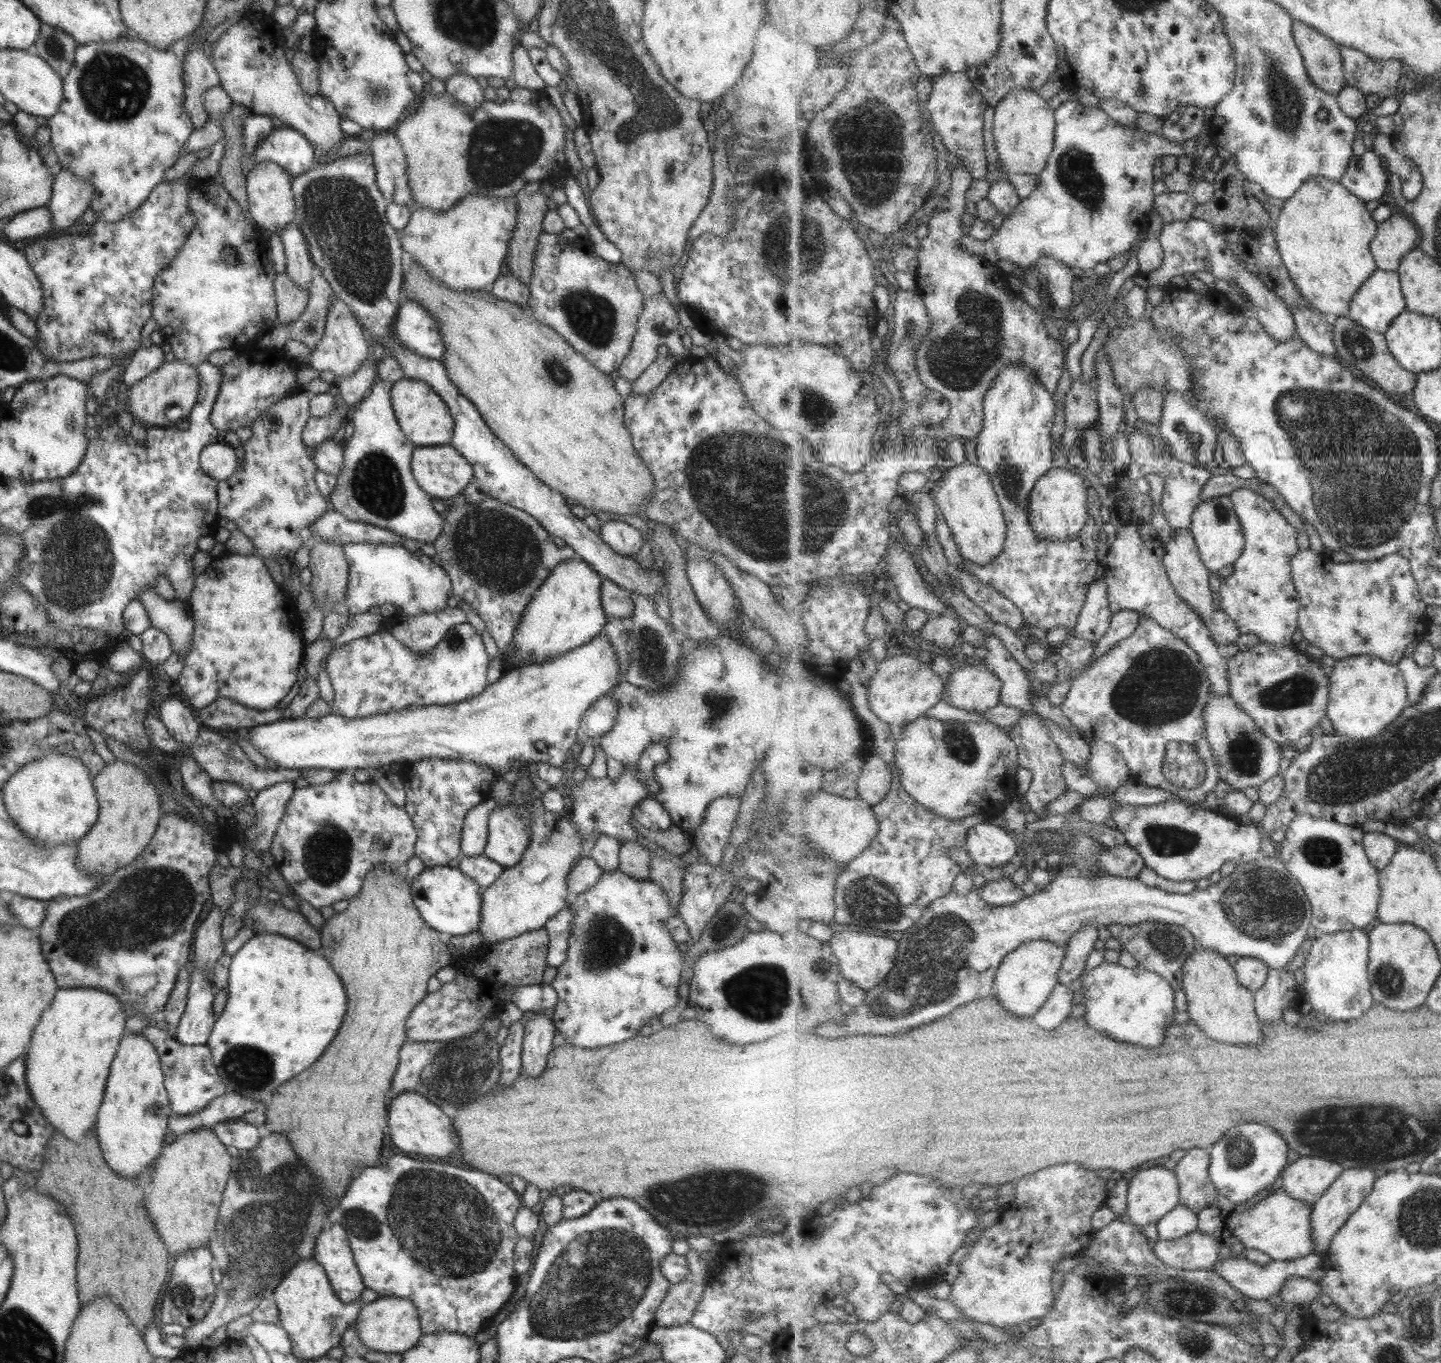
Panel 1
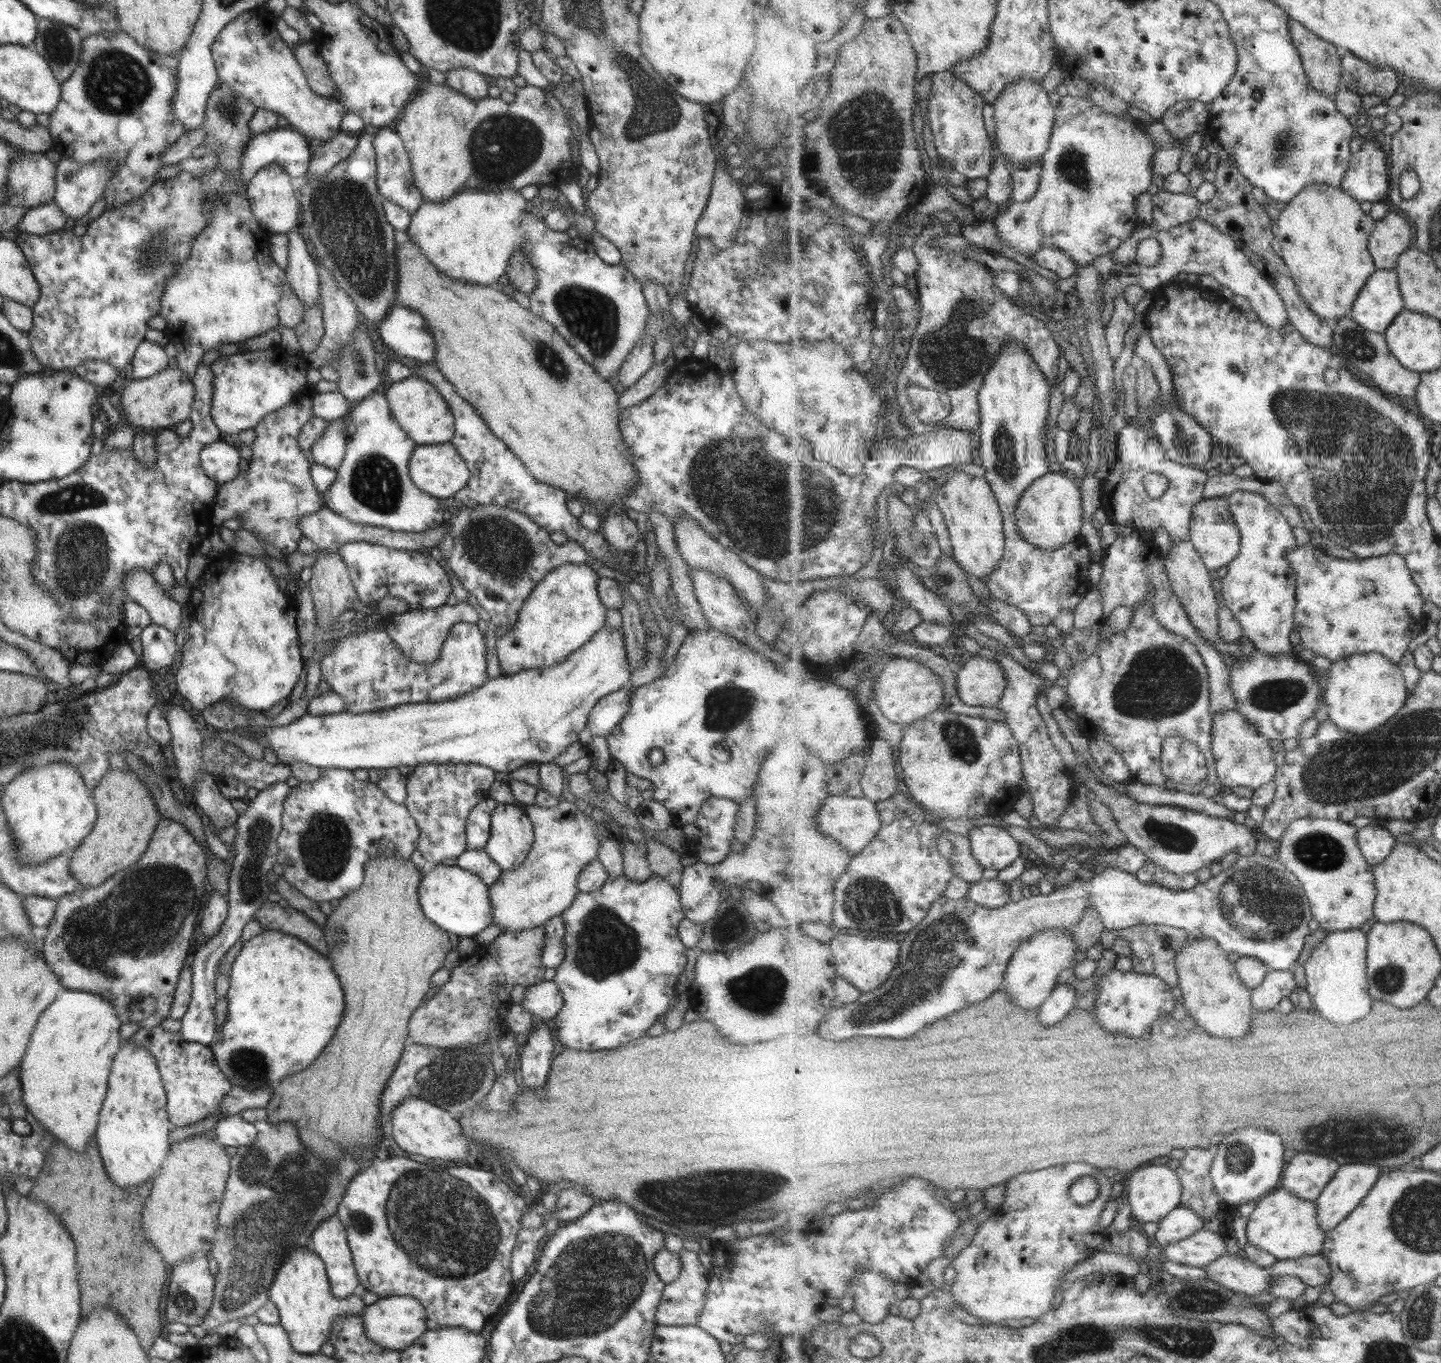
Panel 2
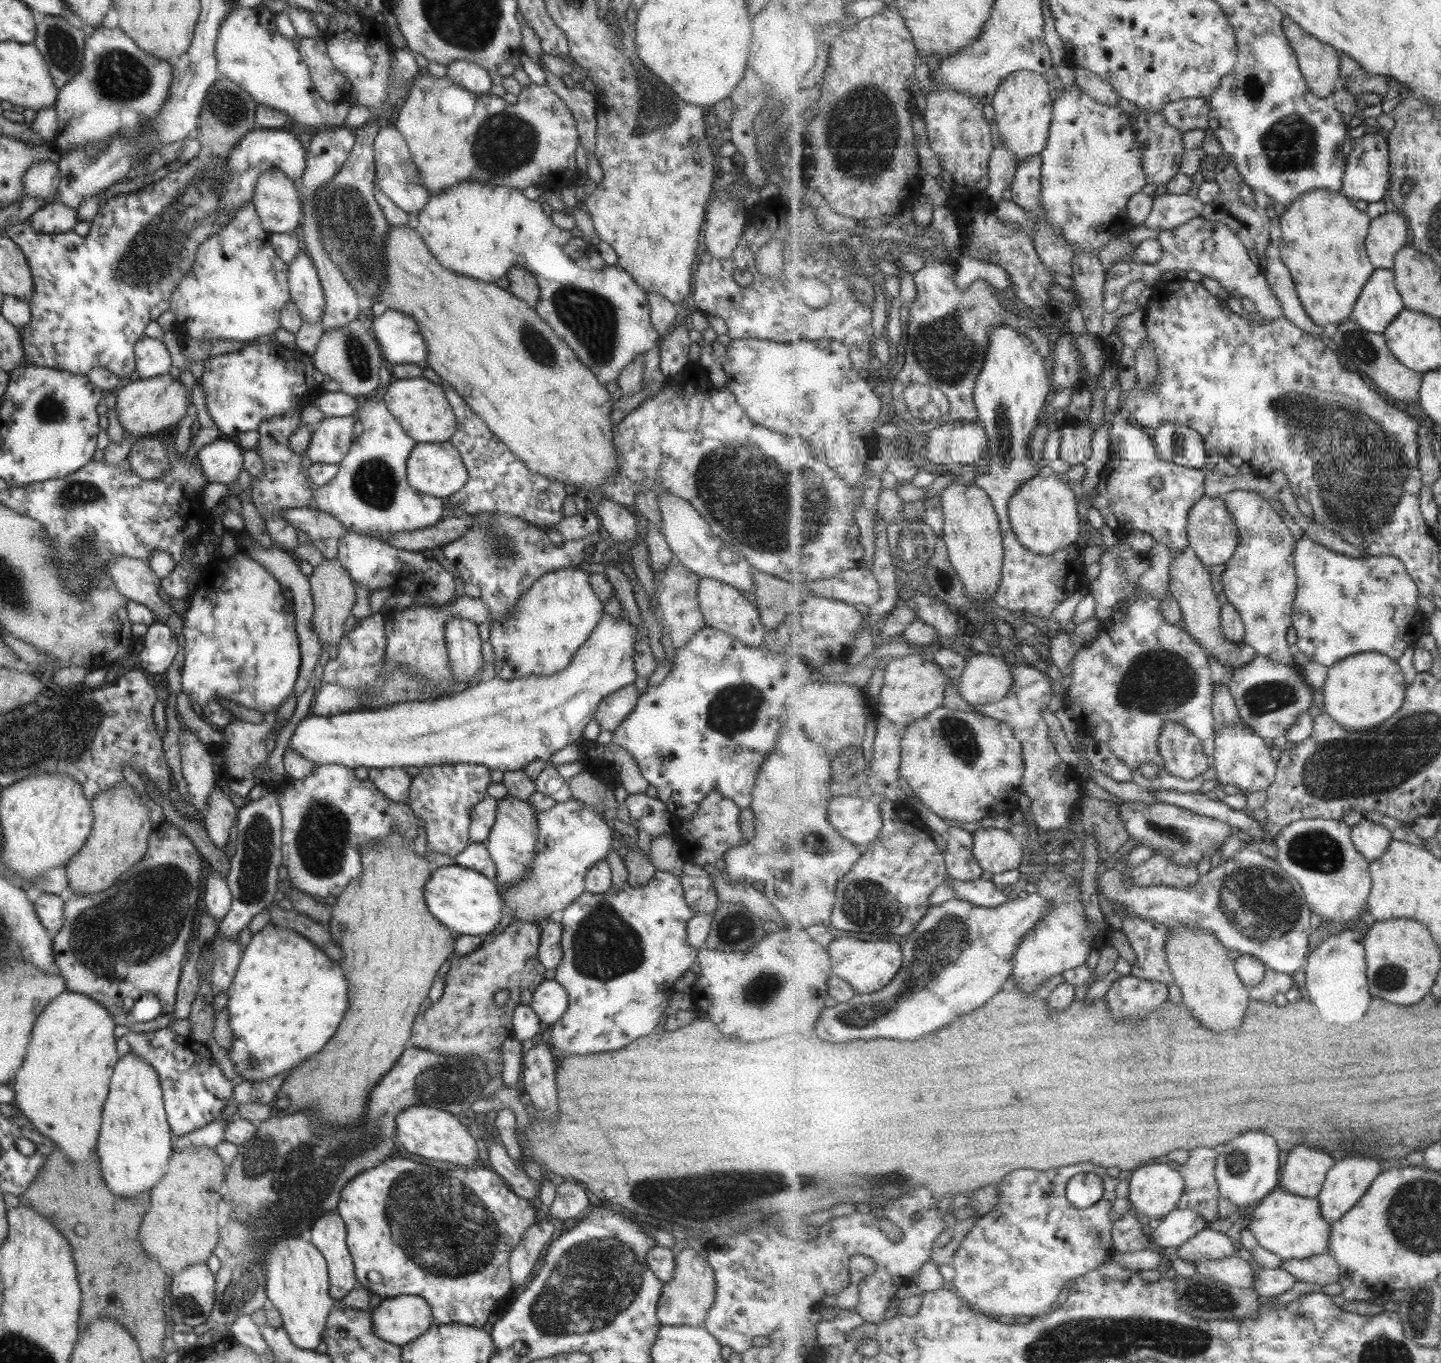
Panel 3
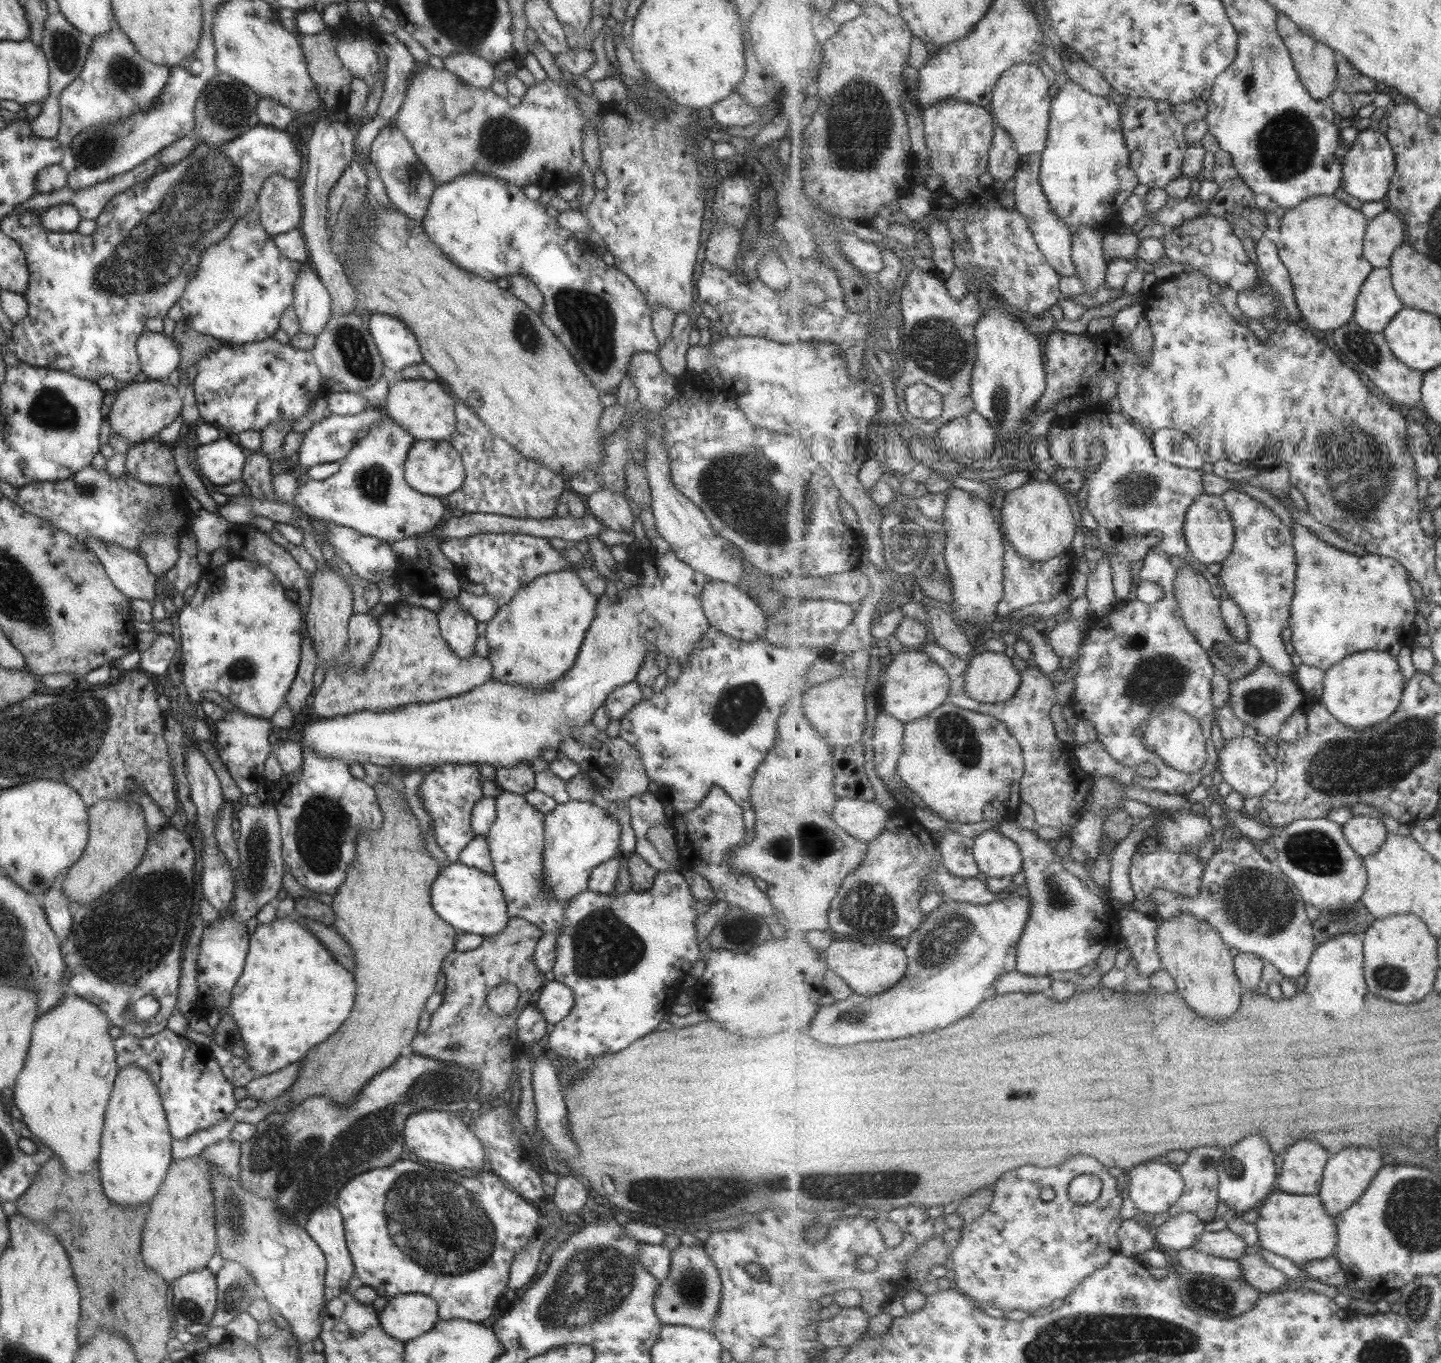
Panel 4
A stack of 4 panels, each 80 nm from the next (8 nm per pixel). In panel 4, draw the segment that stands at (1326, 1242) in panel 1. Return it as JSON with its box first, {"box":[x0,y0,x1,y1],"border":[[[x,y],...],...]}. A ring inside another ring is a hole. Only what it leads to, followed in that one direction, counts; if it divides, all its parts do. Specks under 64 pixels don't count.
{"box":[1318,1146,1386,1218],"border":[[[1348,1146],[1340,1153],[1332,1155],[1325,1167],[1324,1181],[1318,1194],[1328,1213],[1336,1218],[1339,1213],[1343,1213],[1361,1196],[1364,1196],[1371,1181],[1377,1176],[1385,1163],[1386,1159],[1381,1152],[1364,1146]]]}

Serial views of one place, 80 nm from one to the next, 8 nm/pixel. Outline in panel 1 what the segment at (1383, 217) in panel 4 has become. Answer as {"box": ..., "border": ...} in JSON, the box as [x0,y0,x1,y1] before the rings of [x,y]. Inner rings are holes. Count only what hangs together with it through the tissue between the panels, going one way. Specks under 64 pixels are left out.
{"box":[1372,216,1421,270],"border":[[[1391,216],[1380,222],[1376,237],[1372,240],[1372,255],[1381,270],[1400,269],[1400,262],[1406,254],[1417,248],[1421,240],[1419,227],[1401,216]]]}

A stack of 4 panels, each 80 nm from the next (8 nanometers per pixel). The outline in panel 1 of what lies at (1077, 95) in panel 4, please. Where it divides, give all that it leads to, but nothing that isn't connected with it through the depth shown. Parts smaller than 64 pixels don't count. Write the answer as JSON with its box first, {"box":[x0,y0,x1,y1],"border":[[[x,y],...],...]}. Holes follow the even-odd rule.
{"box":[961,99,1185,273],"border":[[[1078,99],[1065,101],[1059,108],[1056,108],[1056,145],[1051,153],[1048,165],[1044,168],[1043,173],[1038,174],[1037,188],[1033,191],[1033,194],[1020,202],[1020,205],[1015,209],[1016,213],[1013,213],[1011,217],[1005,218],[1000,229],[991,235],[989,239],[977,240],[967,234],[964,236],[961,244],[967,250],[971,250],[973,254],[983,255],[993,262],[996,260],[1007,260],[1023,269],[1035,270],[1035,265],[1040,258],[1054,256],[1074,270],[1083,269],[1085,272],[1091,273],[1092,268],[1095,268],[1099,262],[1107,263],[1113,257],[1129,253],[1137,237],[1145,230],[1143,214],[1153,214],[1153,200],[1155,200],[1155,194],[1153,194],[1153,184],[1155,184],[1153,168],[1155,168],[1155,160],[1157,160],[1157,156],[1161,157],[1164,154],[1172,154],[1175,157],[1185,154],[1182,142],[1171,142],[1160,132],[1150,133],[1139,127],[1132,128],[1122,125],[1113,120],[1101,107],[1084,105]]]}

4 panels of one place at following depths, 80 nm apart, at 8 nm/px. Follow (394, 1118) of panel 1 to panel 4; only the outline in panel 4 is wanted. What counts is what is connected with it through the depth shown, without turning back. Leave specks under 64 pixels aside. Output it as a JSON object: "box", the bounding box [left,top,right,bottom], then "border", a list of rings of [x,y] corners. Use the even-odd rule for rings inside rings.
{"box":[402,1112,488,1173],"border":[[[447,1112],[413,1113],[405,1119],[402,1133],[404,1146],[409,1148],[409,1152],[413,1152],[415,1156],[419,1156],[423,1160],[449,1166],[453,1170],[467,1168],[471,1173],[481,1171],[483,1158],[488,1155],[476,1136],[467,1129],[467,1125],[459,1117]]]}

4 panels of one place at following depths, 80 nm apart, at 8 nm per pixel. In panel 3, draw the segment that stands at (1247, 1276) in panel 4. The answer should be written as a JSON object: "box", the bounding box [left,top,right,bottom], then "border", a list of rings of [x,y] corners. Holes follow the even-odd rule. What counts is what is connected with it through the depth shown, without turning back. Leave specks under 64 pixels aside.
{"box":[1254,1267,1298,1298],"border":[[[1258,1267],[1256,1270],[1256,1284],[1254,1288],[1260,1294],[1261,1298],[1275,1298],[1279,1294],[1285,1294],[1295,1286],[1298,1278],[1288,1270],[1270,1269]]]}

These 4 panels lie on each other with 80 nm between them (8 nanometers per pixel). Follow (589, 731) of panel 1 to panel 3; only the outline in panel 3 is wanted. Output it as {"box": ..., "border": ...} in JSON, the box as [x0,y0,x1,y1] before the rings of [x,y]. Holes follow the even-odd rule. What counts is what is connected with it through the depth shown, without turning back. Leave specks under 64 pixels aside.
{"box":[593,683,640,731],"border":[[[633,683],[618,688],[604,696],[598,704],[593,720],[597,721],[601,731],[613,731],[633,710],[640,694]]]}

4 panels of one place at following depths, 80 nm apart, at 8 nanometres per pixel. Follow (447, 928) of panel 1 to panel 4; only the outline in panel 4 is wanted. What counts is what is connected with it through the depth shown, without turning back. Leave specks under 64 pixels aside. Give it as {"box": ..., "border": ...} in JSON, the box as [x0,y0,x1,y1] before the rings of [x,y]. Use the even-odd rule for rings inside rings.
{"box":[431,862,509,937],"border":[[[459,862],[443,865],[431,885],[431,908],[435,914],[454,929],[480,937],[493,936],[506,926],[509,914],[498,882],[492,875]]]}

